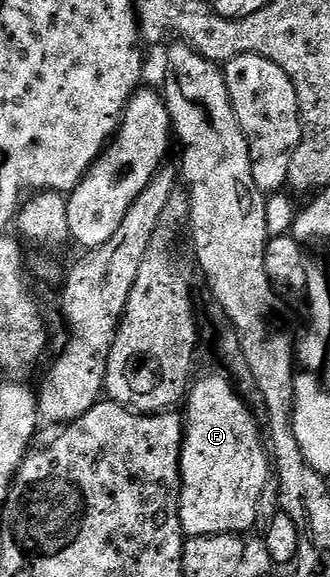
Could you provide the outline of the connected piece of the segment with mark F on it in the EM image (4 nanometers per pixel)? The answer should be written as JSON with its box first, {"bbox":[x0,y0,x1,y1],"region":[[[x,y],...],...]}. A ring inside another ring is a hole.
{"bbox":[179,373,269,538],"region":[[[226,373],[207,374],[204,378],[196,377],[190,383],[189,389],[185,395],[185,425],[183,427],[183,447],[181,448],[181,492],[179,493],[179,515],[181,516],[181,528],[187,538],[193,536],[217,536],[218,534],[238,534],[246,535],[254,531],[254,521],[257,517],[257,500],[260,499],[261,492],[264,491],[265,484],[269,479],[269,454],[265,449],[265,438],[261,433],[259,435],[259,426],[255,423],[252,407],[241,397],[233,382]]]}

